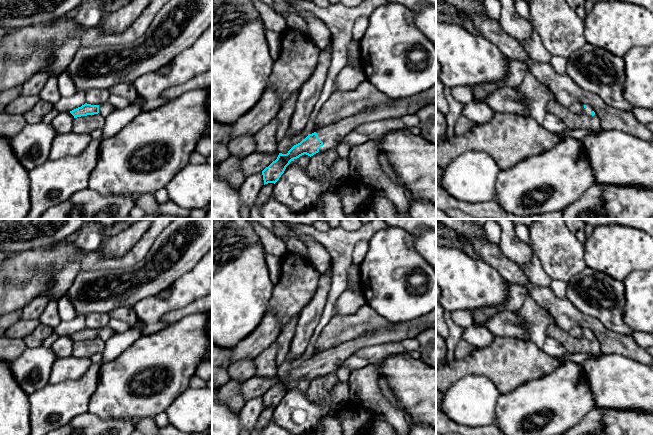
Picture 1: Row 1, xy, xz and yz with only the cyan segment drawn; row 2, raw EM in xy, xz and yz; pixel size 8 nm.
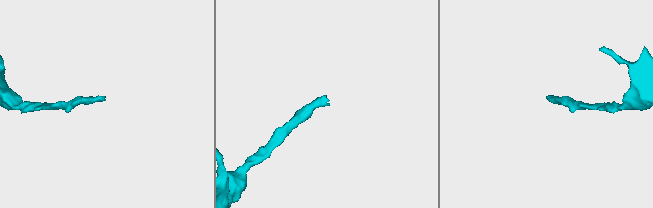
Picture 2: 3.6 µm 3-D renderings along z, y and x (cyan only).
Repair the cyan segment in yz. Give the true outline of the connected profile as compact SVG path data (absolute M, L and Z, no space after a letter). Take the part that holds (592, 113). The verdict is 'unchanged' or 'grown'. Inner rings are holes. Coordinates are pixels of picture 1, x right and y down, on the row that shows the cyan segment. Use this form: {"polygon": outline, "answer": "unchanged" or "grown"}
{"polygon": "M579 102L572 104L568 109L574 114L586 114L588 116L595 115L595 112L590 105L583 105Z", "answer": "grown"}

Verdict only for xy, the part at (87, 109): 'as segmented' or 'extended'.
extended

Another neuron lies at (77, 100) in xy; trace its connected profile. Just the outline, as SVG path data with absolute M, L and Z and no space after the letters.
M77 92L69 98L60 98L54 105L59 112L70 112L85 104L85 93Z

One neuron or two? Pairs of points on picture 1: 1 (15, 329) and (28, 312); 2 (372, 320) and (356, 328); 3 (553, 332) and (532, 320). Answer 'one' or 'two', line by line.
1: one
2: one
3: two

